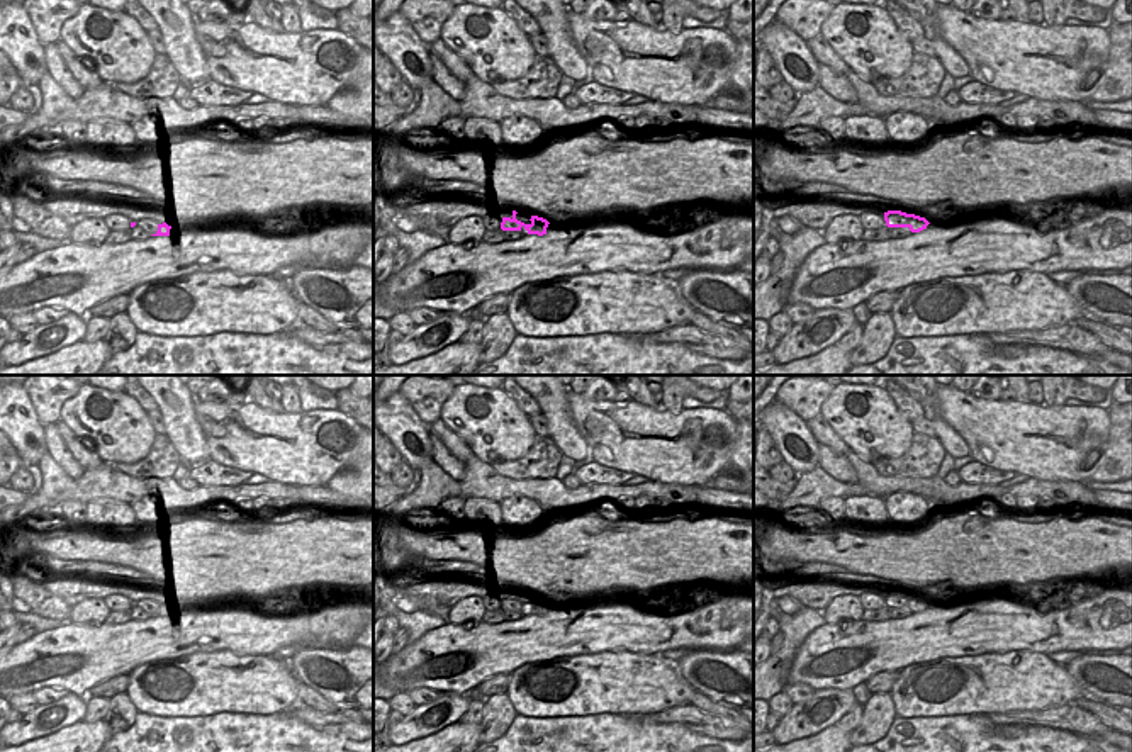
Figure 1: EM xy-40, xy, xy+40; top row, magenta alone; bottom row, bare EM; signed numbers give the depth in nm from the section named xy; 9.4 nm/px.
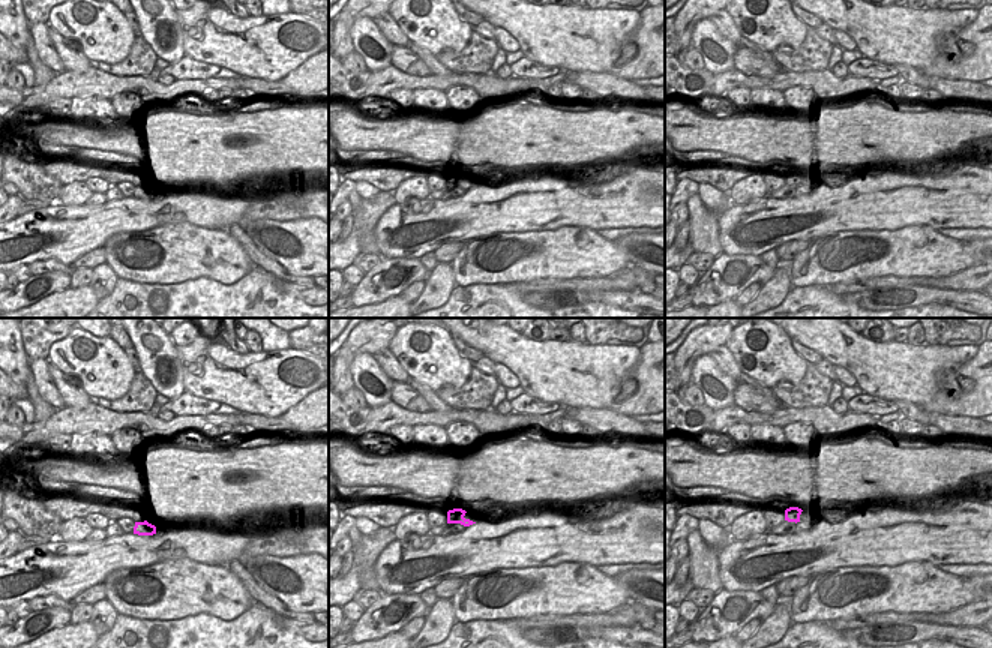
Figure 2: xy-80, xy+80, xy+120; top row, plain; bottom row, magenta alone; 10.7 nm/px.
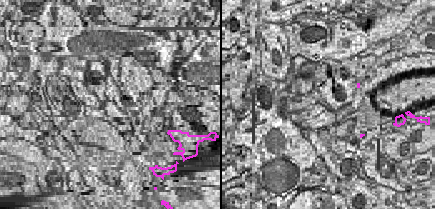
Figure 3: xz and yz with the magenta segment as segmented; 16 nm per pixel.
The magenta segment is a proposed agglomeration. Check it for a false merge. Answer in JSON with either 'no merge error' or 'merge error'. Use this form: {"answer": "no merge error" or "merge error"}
{"answer": "merge error"}

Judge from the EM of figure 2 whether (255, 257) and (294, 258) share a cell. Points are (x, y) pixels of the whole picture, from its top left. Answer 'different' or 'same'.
different

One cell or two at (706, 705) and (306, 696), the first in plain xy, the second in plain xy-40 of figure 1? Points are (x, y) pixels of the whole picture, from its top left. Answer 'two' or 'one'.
one

